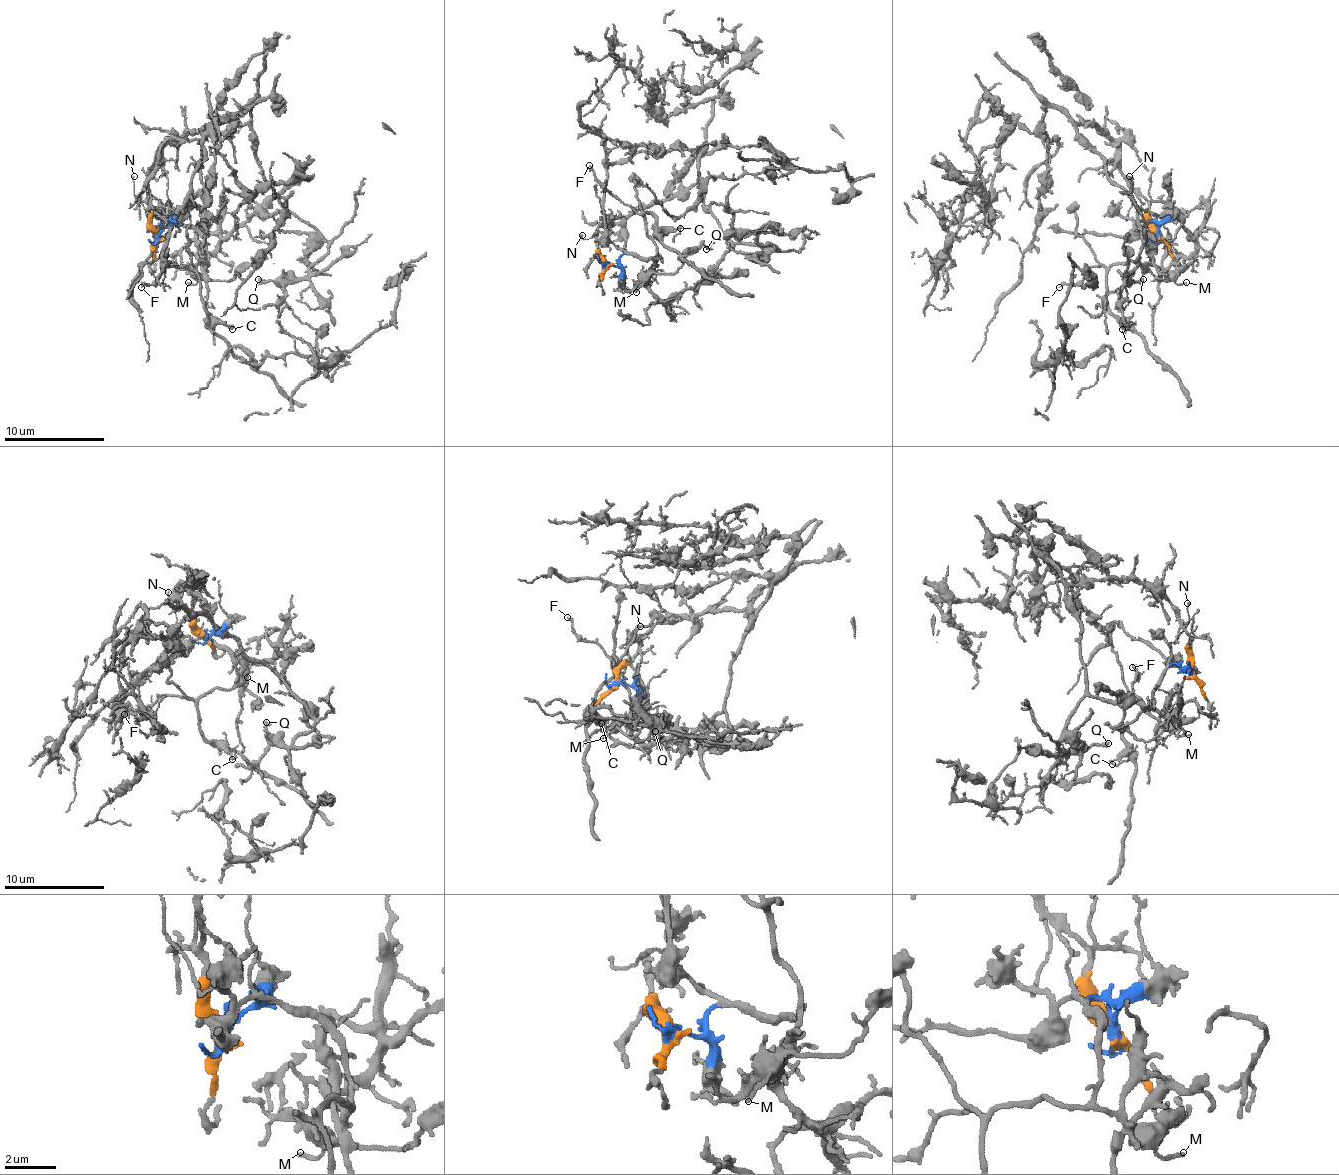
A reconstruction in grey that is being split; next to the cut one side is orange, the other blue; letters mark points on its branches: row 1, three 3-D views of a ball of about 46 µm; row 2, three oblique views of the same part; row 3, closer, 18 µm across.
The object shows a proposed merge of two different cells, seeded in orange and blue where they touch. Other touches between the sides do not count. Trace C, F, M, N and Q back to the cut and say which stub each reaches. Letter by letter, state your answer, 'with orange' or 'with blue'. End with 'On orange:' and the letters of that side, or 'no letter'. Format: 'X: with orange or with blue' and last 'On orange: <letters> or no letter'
C: with blue
F: with blue
M: with blue
N: with blue
Q: with orange
On orange: Q

